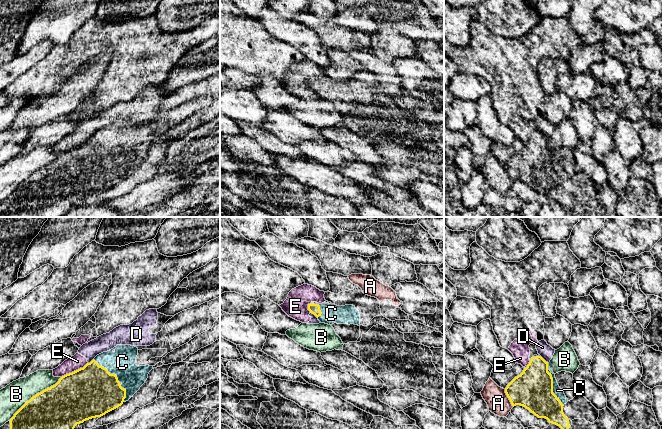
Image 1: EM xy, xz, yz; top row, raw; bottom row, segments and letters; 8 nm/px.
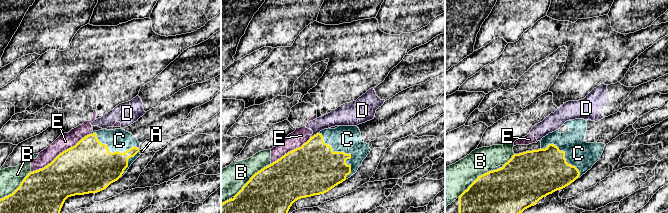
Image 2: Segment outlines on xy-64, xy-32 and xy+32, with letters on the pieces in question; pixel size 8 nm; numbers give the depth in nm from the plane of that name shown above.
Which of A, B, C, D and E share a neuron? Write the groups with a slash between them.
A / B / C / D E

